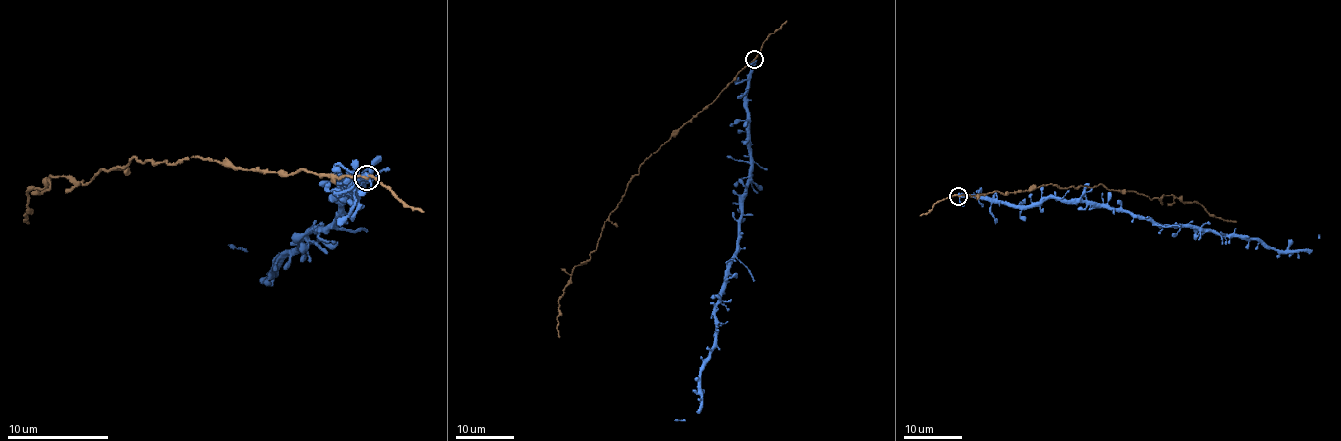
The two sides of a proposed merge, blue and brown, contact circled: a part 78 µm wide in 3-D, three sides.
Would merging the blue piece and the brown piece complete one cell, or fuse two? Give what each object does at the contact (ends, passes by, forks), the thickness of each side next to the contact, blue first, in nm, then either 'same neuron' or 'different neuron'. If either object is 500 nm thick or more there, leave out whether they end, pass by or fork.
blue passes by | brown passes by | 360/180 nm | different neuron

